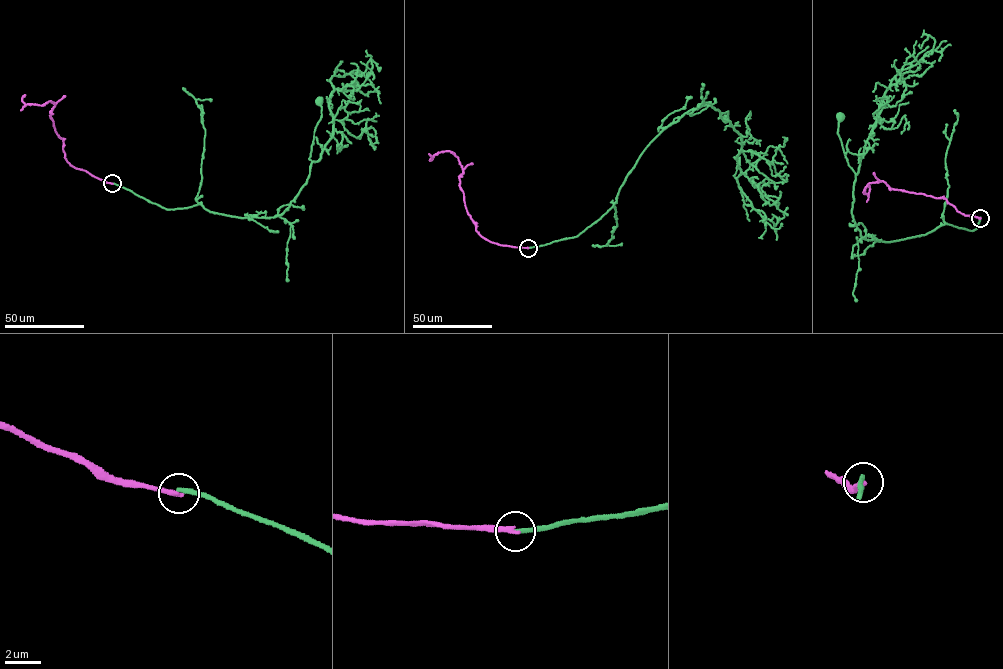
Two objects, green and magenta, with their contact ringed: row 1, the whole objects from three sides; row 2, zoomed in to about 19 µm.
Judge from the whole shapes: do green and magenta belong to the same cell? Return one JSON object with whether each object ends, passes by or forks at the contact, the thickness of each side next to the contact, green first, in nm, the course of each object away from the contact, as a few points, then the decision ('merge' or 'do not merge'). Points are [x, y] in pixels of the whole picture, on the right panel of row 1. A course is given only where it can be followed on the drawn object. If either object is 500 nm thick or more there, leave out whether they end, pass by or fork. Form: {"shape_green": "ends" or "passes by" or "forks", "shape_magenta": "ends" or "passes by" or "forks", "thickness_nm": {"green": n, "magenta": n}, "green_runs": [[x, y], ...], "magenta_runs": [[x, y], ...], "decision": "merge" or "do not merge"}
{"shape_green": "ends", "shape_magenta": "ends", "thickness_nm": {"green": 260, "magenta": 280}, "green_runs": [[980, 218], [972, 230], [945, 223], [897, 240], [862, 237], [851, 213], [855, 173], [838, 134], [840, 118]], "magenta_runs": [[980, 218], [965, 216], [942, 197], [890, 189], [882, 181], [868, 183], [863, 193], [868, 193], [867, 184]], "decision": "do not merge"}

